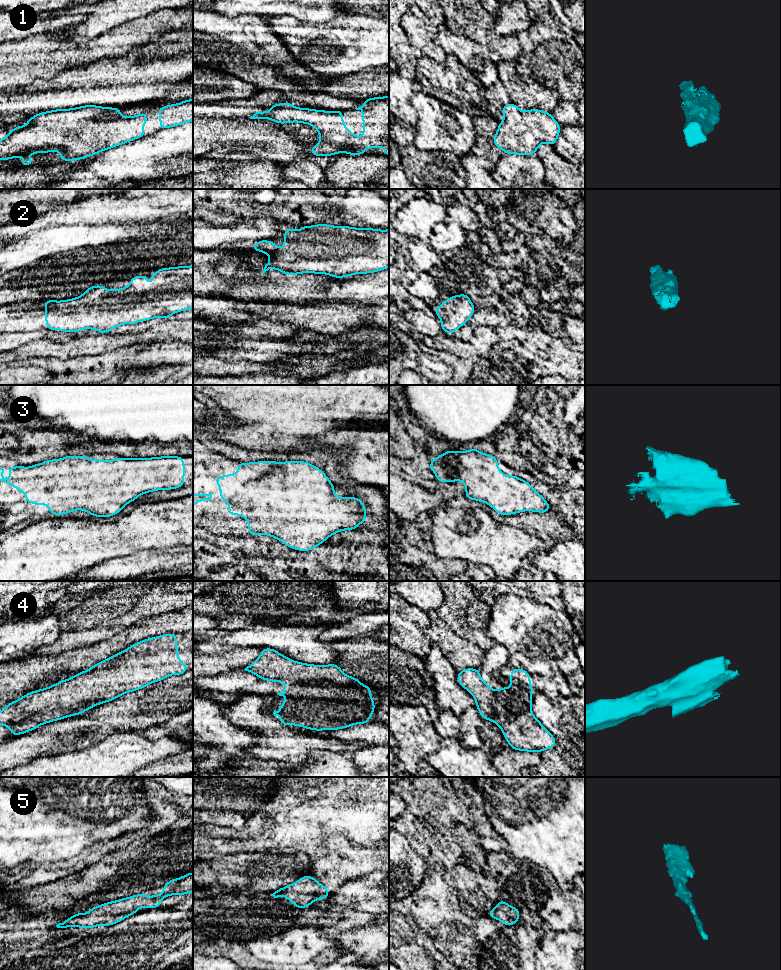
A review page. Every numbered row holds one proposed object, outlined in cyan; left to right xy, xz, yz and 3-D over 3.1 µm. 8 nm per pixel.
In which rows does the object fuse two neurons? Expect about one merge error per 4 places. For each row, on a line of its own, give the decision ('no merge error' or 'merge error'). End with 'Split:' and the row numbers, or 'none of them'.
1: no merge error
2: no merge error
3: no merge error
4: no merge error
5: no merge error
Split: none of them

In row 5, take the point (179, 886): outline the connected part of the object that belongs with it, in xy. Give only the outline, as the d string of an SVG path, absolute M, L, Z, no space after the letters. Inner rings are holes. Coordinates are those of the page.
M193 872L180 878L171 879L163 886L163 892L159 895L145 896L143 893L122 898L116 901L91 907L88 914L76 913L57 928L80 927L94 928L99 925L110 926L135 914L138 909L145 906L147 909L159 908L160 902L167 896L193 892Z

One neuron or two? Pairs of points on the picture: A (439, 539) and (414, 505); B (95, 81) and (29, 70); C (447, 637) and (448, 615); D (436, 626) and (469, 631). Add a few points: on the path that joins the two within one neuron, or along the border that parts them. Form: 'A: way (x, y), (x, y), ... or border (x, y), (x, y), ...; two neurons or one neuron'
A: border (442, 504), (431, 513); two neurons
B: border (79, 68), (66, 69), (46, 80); two neurons
C: border (438, 617), (456, 633), (467, 639); two neurons
D: border (438, 617), (456, 633), (470, 641); two neurons

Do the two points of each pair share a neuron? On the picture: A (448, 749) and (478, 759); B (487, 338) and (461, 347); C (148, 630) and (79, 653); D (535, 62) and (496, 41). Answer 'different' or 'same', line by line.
A: same
B: same
C: same
D: different

